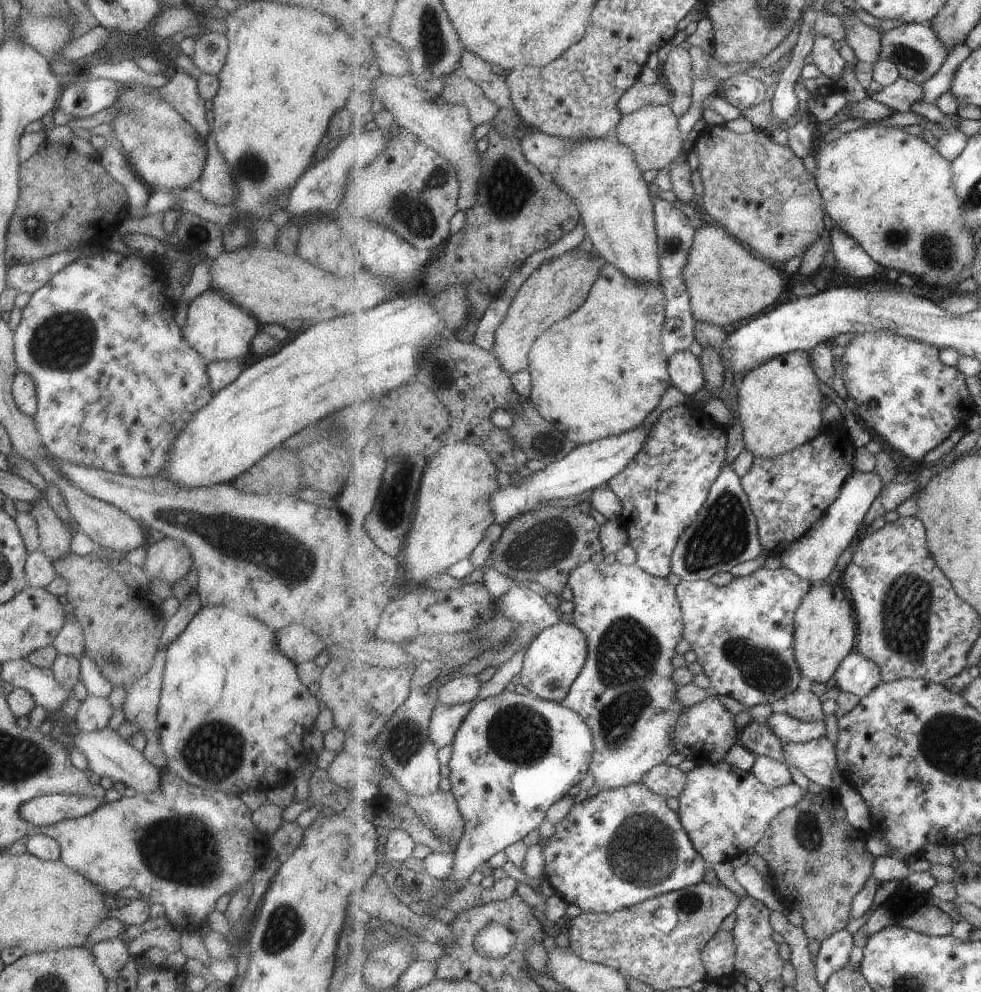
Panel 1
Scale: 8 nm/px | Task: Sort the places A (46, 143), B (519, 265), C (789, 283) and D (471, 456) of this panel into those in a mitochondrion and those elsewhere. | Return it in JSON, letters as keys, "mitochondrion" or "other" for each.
{"A":"other","B":"other","C":"other","D":"other"}

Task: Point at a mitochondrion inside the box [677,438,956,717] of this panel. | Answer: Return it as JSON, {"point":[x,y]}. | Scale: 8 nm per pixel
{"point":[906,607]}

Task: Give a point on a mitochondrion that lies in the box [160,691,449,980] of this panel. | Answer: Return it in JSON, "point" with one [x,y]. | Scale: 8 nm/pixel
{"point":[213,752]}

